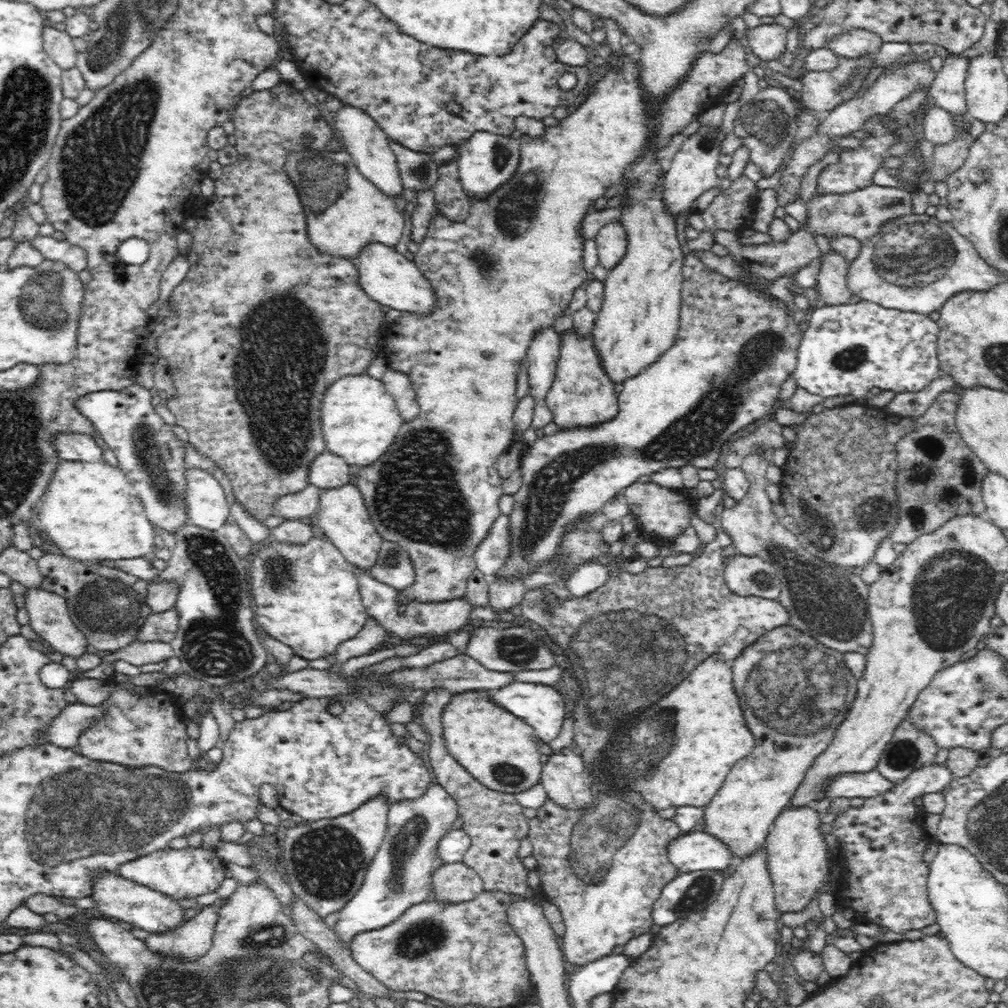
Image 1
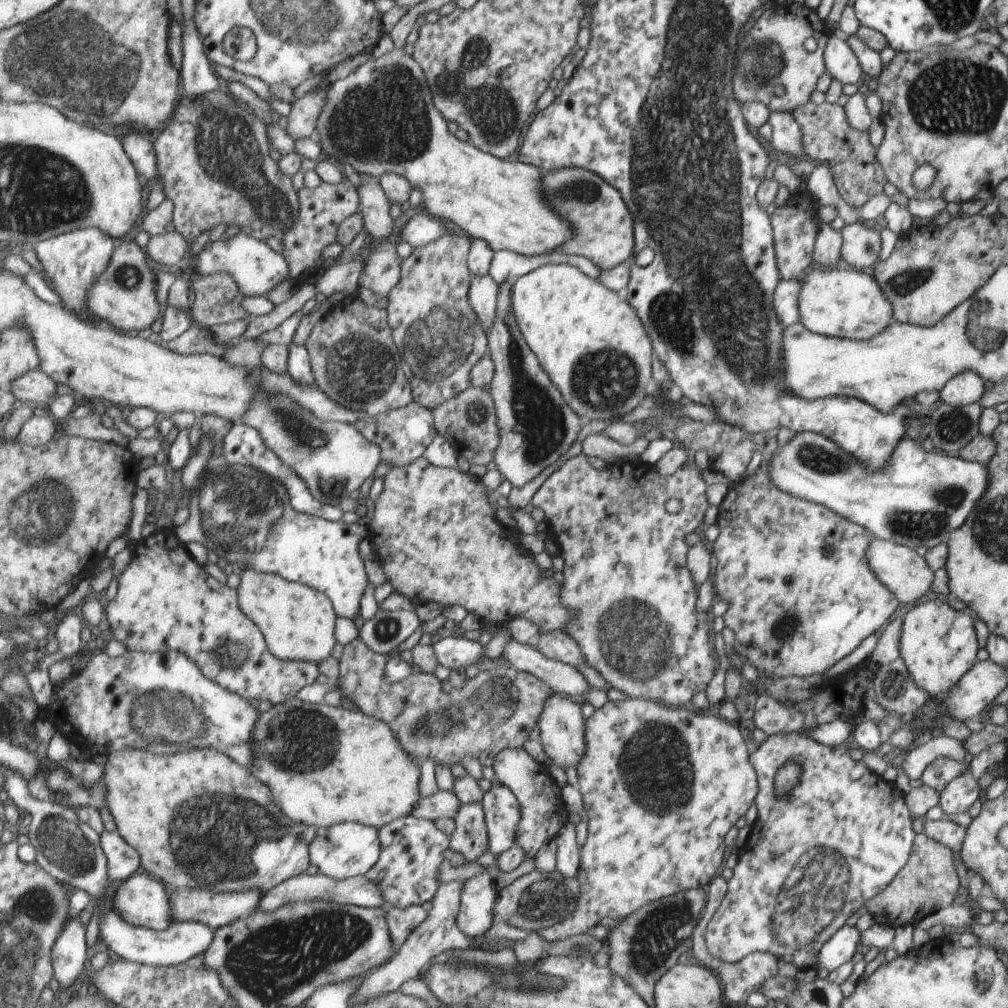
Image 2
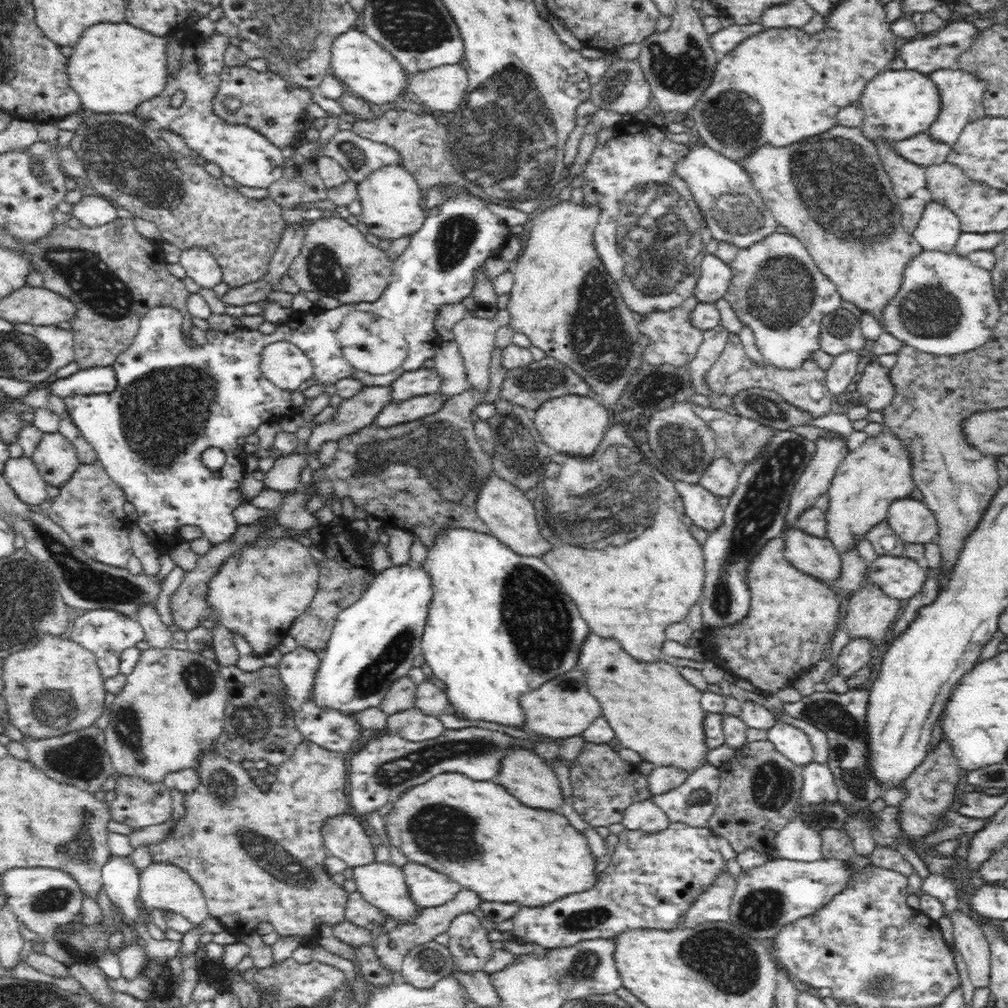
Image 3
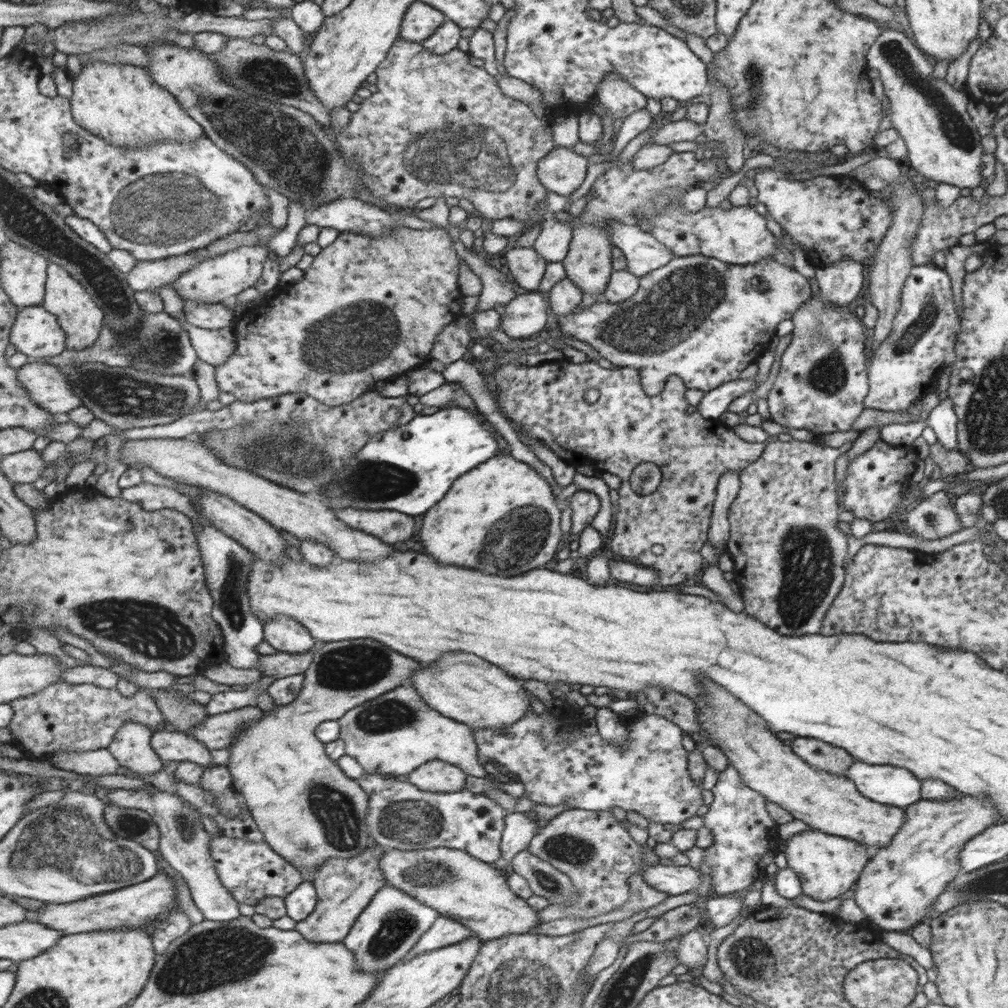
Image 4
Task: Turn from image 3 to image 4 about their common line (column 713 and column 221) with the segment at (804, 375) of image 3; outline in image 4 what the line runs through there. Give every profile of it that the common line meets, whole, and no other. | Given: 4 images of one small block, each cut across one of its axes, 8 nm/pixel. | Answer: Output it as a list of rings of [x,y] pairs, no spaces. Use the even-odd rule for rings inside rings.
[[[403,227],[398,228],[396,232],[388,230],[384,236],[378,236],[378,238],[340,233],[332,244],[316,255],[311,268],[304,272],[303,279],[294,283],[289,290],[285,290],[285,296],[279,294],[279,297],[276,296],[266,303],[260,303],[261,307],[256,314],[238,318],[233,326],[237,343],[235,354],[225,364],[215,368],[215,379],[220,392],[230,392],[236,400],[245,402],[255,402],[291,393],[307,393],[334,407],[355,401],[363,390],[367,391],[367,388],[371,388],[377,380],[388,381],[389,376],[393,374],[401,375],[401,372],[406,372],[407,368],[417,368],[417,364],[421,364],[427,358],[427,354],[431,354],[429,352],[432,350],[431,344],[436,344],[436,338],[441,329],[445,324],[453,322],[457,314],[461,314],[463,298],[455,282],[457,282],[457,258],[443,230],[414,230]],[[407,274],[411,274],[413,282],[431,282],[431,284],[407,284]]]

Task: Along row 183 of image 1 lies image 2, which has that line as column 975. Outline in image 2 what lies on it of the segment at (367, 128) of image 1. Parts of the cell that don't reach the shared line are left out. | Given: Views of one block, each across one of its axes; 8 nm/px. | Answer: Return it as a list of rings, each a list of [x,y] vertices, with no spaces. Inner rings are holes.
[[[962,371],[953,376],[939,392],[939,400],[951,407],[977,403],[984,392],[984,381],[972,371]]]

